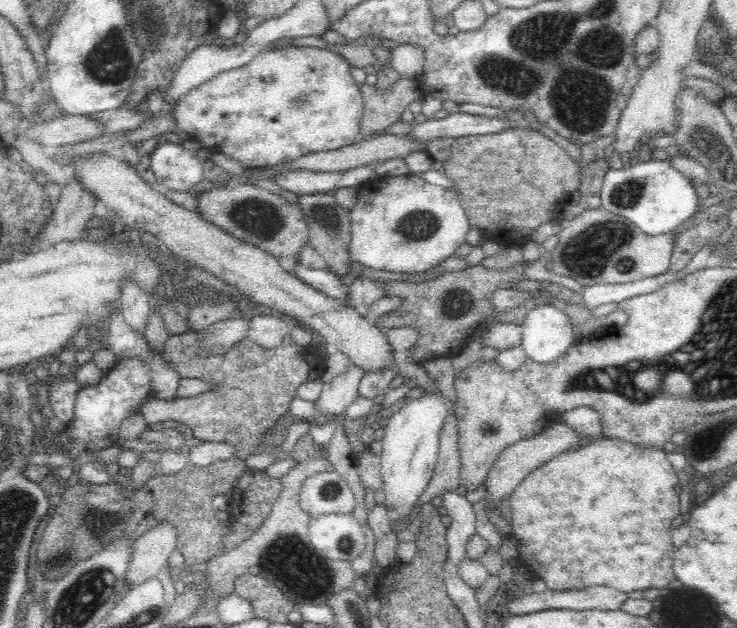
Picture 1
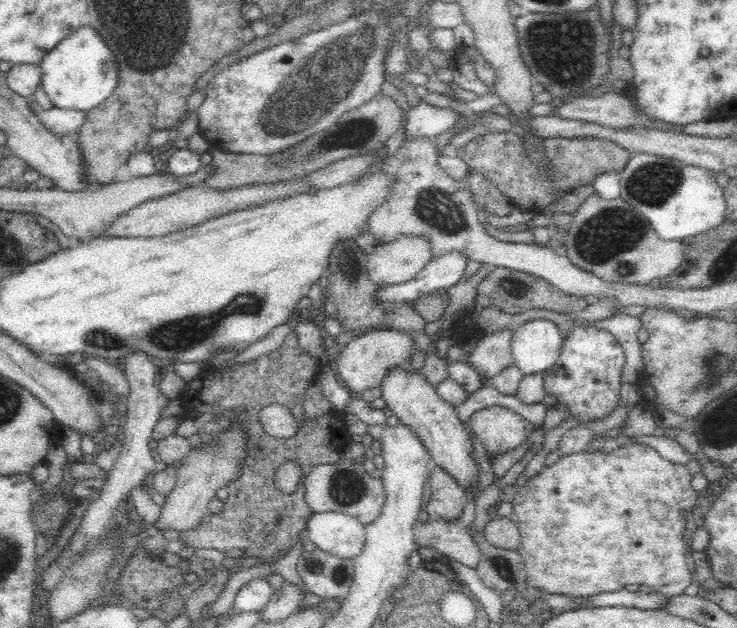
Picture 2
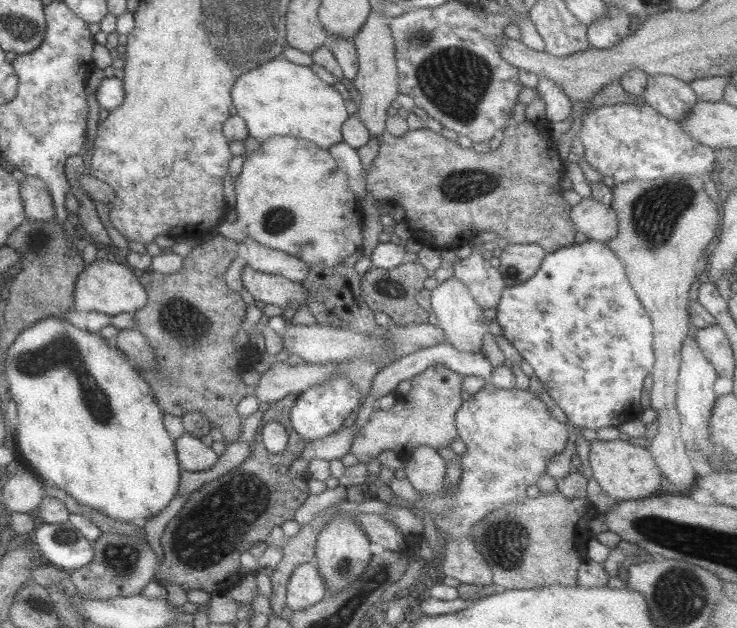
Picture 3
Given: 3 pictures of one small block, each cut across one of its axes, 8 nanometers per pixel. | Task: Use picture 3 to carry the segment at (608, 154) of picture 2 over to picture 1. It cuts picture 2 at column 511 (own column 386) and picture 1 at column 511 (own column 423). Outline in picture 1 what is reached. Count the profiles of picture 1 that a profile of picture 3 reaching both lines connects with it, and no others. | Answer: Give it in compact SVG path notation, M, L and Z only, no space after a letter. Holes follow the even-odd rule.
M511 128L497 134L469 135L450 139L450 158L444 160L442 171L454 182L455 193L466 211L470 226L476 226L481 235L506 246L519 246L543 223L560 215L570 194L579 191L580 166L558 143L529 128Z

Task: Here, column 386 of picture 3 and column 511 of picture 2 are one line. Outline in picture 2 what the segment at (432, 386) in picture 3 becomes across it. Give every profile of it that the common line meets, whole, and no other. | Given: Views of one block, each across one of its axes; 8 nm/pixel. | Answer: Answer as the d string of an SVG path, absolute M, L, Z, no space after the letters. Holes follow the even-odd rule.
M494 405L478 410L468 421L470 429L484 444L490 458L524 444L535 430L534 424L504 406Z

